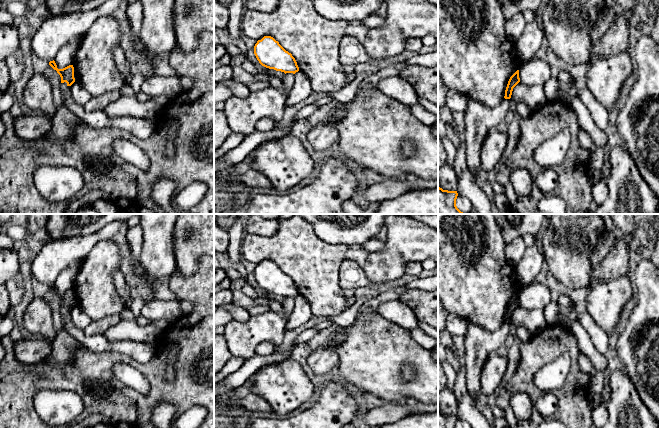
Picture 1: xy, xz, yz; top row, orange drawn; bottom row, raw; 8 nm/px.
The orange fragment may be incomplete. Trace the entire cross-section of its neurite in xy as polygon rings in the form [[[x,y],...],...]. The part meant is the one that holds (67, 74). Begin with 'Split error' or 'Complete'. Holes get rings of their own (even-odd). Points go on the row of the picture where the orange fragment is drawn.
Complete. [[[54,60],[50,61],[49,65],[60,75],[61,83],[66,82],[67,86],[71,86],[75,82],[73,65],[69,65],[63,69],[58,69]]]

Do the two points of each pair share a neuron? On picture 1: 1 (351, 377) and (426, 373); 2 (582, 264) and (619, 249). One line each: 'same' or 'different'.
1: same
2: different

